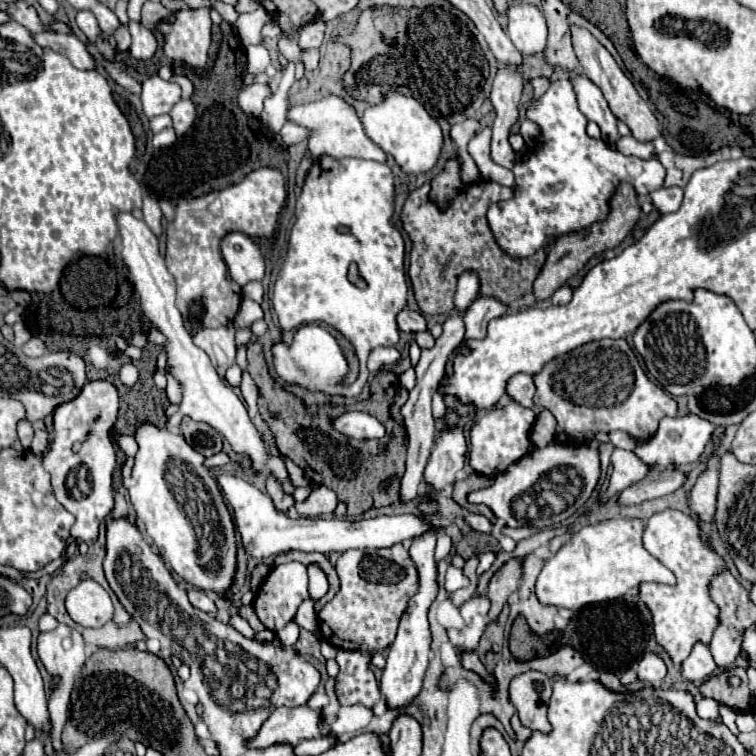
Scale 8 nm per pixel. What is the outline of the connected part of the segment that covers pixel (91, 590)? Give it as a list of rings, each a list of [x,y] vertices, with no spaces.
[[[83,578],[67,594],[67,612],[79,626],[99,628],[113,618],[113,602],[109,594],[91,578]]]

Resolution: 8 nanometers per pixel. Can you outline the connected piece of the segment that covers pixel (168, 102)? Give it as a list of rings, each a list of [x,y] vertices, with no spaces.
[[[157,74],[147,78],[143,82],[143,92],[141,92],[141,102],[143,110],[149,118],[169,114],[173,104],[181,100],[181,88],[175,82],[163,80]]]

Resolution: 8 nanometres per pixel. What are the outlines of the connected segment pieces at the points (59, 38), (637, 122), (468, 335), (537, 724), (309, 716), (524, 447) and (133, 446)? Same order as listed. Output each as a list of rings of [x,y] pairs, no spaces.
[[[51,30],[35,32],[31,36],[39,46],[51,48],[51,50],[67,56],[71,60],[71,64],[75,64],[77,68],[97,68],[95,60],[91,60],[91,54],[87,52],[85,44],[77,36],[59,34],[59,32],[51,32]]]
[[[571,26],[571,38],[573,38],[573,50],[579,58],[579,64],[581,64],[581,72],[593,82],[599,86],[599,90],[603,92],[605,100],[609,102],[609,108],[611,112],[621,120],[625,122],[633,136],[641,142],[647,142],[647,140],[653,140],[657,134],[659,134],[659,124],[657,124],[657,118],[653,116],[651,108],[647,106],[647,102],[639,96],[639,92],[635,90],[633,82],[623,74],[623,70],[619,68],[619,64],[613,60],[613,56],[609,54],[609,50],[599,44],[599,40],[595,40],[595,36],[581,28],[581,26]]]
[[[477,298],[471,308],[465,312],[463,316],[463,322],[465,322],[465,336],[459,344],[459,352],[463,356],[467,356],[471,350],[467,346],[469,340],[483,340],[487,336],[487,324],[489,320],[493,318],[499,318],[503,316],[507,310],[507,306],[499,304],[497,300],[491,300],[491,298]]]
[[[527,670],[513,676],[509,684],[509,702],[515,706],[523,726],[529,730],[549,732],[551,724],[547,720],[547,702],[551,698],[551,680],[549,676]]]
[[[307,706],[277,708],[261,726],[257,736],[249,738],[247,748],[269,748],[273,744],[297,746],[301,740],[319,738],[319,712]]]
[[[507,402],[503,408],[491,408],[477,416],[475,424],[469,432],[469,464],[477,474],[493,476],[497,472],[503,472],[507,466],[511,466],[515,460],[523,458],[531,450],[531,428],[535,424],[535,410],[523,408],[521,404]]]
[[[113,432],[113,438],[117,442],[117,446],[127,454],[127,456],[133,456],[137,452],[137,442],[133,436],[123,436],[119,432]]]

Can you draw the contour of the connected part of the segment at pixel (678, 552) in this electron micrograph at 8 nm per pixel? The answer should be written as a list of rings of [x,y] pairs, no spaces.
[[[665,510],[659,514],[653,514],[647,522],[643,544],[649,554],[653,554],[659,562],[663,562],[671,572],[677,576],[675,586],[665,584],[641,584],[639,586],[639,598],[647,604],[647,608],[653,614],[655,624],[655,638],[657,642],[671,654],[671,660],[675,666],[681,666],[681,662],[689,656],[695,642],[709,644],[719,610],[709,598],[707,584],[711,576],[715,576],[719,570],[725,568],[723,558],[709,550],[701,538],[699,528],[695,520],[679,510]]]

